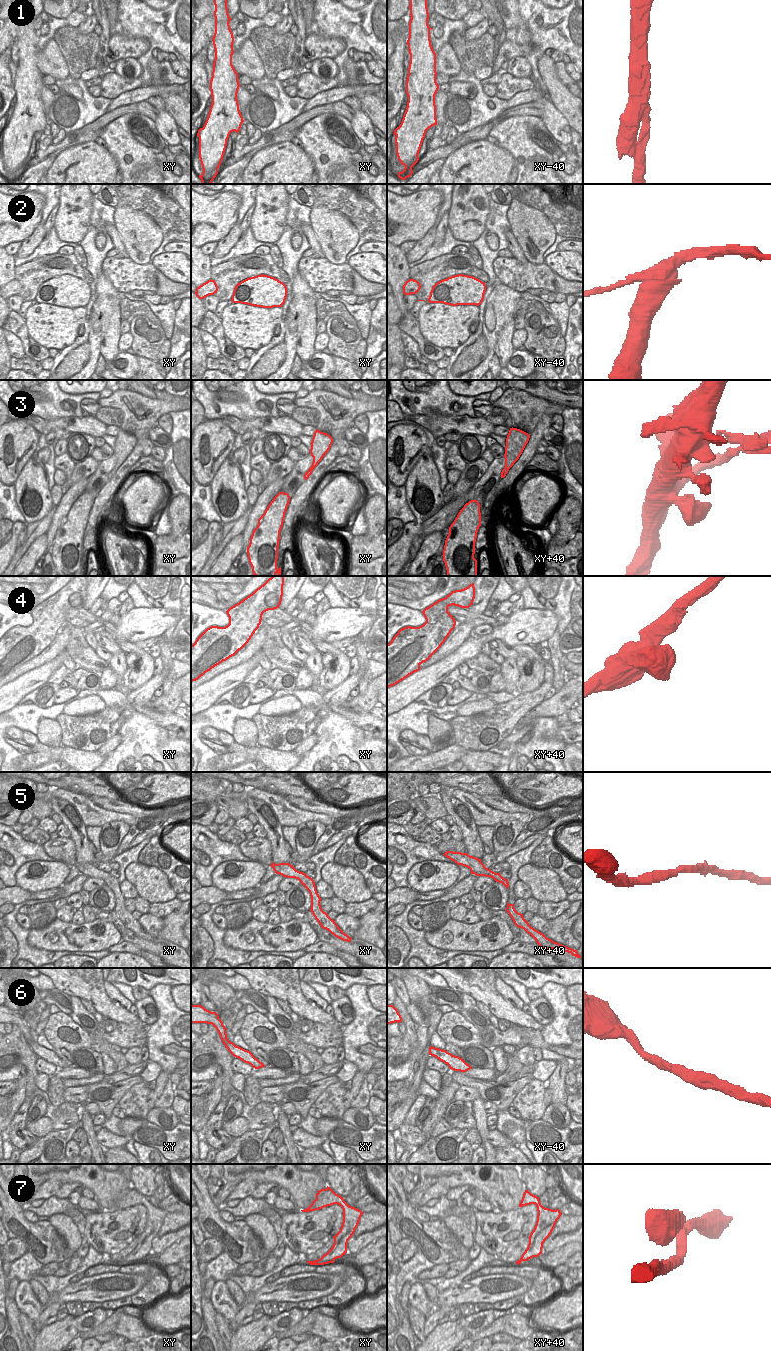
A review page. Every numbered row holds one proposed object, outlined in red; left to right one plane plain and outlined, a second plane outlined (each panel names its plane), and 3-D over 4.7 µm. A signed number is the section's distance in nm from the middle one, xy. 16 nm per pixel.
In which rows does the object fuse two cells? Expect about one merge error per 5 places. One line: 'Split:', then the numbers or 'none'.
Split: 2

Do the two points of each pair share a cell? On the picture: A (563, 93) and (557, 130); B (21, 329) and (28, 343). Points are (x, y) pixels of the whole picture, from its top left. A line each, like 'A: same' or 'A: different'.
A: different
B: same

